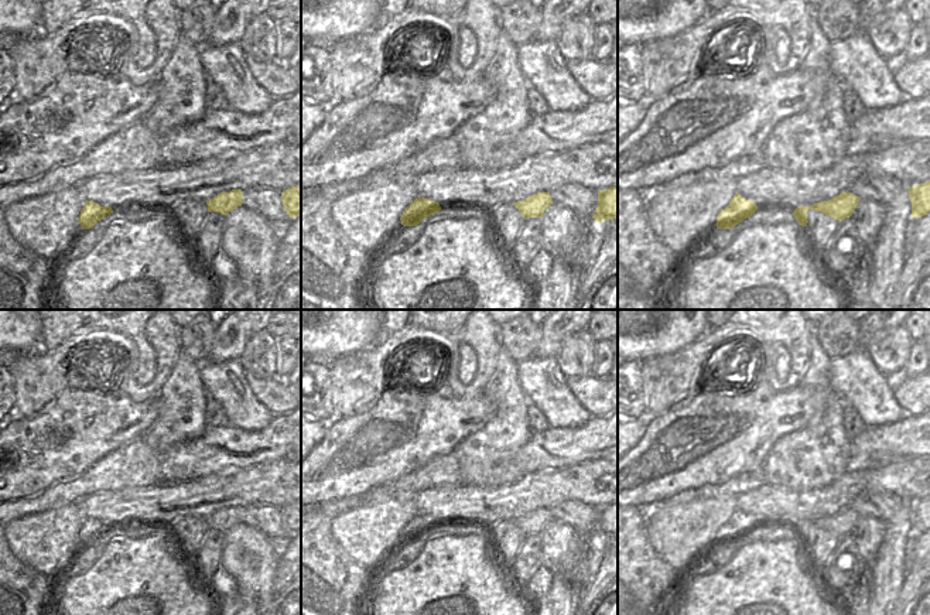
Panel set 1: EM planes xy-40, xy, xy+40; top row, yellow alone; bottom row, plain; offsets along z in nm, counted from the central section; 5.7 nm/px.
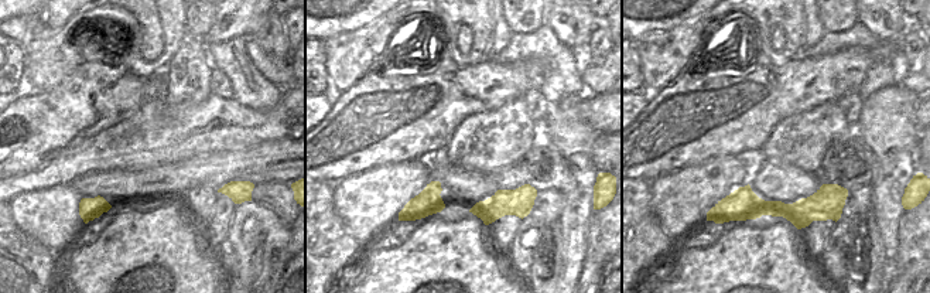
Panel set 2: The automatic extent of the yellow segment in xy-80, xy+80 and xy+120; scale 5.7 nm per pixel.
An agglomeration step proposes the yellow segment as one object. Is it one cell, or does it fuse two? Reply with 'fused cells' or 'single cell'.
fused cells

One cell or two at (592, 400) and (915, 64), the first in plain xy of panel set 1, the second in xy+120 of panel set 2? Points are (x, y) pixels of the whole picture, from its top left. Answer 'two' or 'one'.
two

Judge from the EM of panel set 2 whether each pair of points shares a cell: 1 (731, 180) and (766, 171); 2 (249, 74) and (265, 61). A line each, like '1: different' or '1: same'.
1: different
2: different

